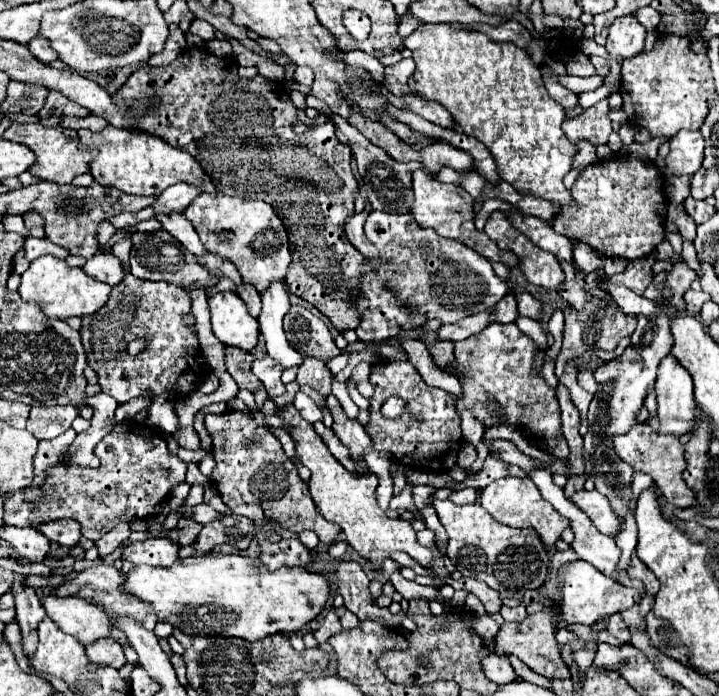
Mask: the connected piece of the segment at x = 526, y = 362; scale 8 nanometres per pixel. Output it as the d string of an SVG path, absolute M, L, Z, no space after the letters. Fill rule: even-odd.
M489 324L481 334L457 342L451 374L455 370L463 372L461 386L465 392L465 396L457 402L457 412L471 410L487 428L497 424L513 424L519 430L527 428L527 440L533 446L565 460L569 456L569 448L561 432L559 402L553 390L545 384L543 376L533 374L531 370L535 352L537 348L531 338L527 338L515 324ZM485 394L491 394L499 402L499 408L503 412L501 418L495 418L487 410Z

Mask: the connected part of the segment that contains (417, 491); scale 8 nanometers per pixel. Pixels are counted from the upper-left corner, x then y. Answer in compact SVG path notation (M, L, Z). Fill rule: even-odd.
M415 486L415 488L413 488L413 502L415 502L415 506L417 506L419 510L425 508L425 506L429 504L429 498L431 498L433 492L435 492L435 490L429 488L429 486Z

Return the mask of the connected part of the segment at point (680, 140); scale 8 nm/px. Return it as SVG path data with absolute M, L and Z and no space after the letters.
M681 130L671 138L671 152L665 158L667 172L693 176L703 162L703 136L701 132Z

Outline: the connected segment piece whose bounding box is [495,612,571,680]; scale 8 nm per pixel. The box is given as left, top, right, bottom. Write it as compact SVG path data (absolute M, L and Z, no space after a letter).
M537 612L527 616L523 622L503 624L497 638L495 638L495 652L499 656L517 656L521 662L525 662L535 674L541 674L551 680L565 680L569 678L569 670L565 668L565 662L561 660L559 644L555 640L555 628L551 624L551 616L547 612Z

